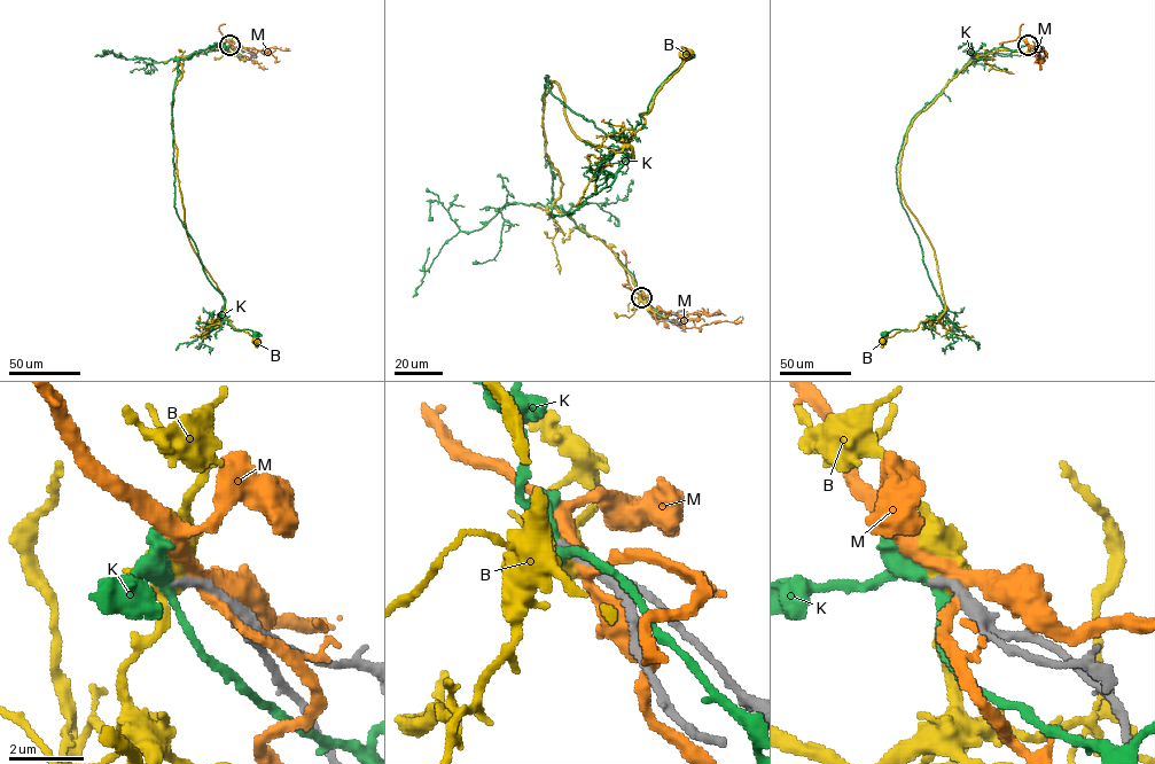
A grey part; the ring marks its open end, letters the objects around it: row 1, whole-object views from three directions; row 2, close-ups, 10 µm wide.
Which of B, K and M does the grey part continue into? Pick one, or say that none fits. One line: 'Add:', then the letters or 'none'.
Add: none

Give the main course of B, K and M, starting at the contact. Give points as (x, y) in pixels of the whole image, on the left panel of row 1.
B: (231, 45), (228, 53), (177, 59), (184, 72), (172, 126), (189, 240), (220, 293), (221, 319), (256, 341)
K: (229, 46), (177, 59), (172, 101), (174, 207), (207, 278), (224, 297), (221, 316), (234, 330), (256, 334)
M: (231, 46), (254, 53), (272, 47), (289, 51)

